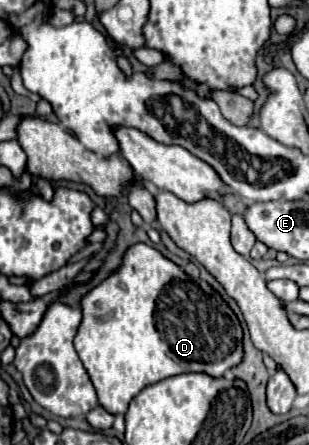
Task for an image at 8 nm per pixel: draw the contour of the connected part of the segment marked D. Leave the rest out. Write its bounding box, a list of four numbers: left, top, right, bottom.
[75,244,243,416]

